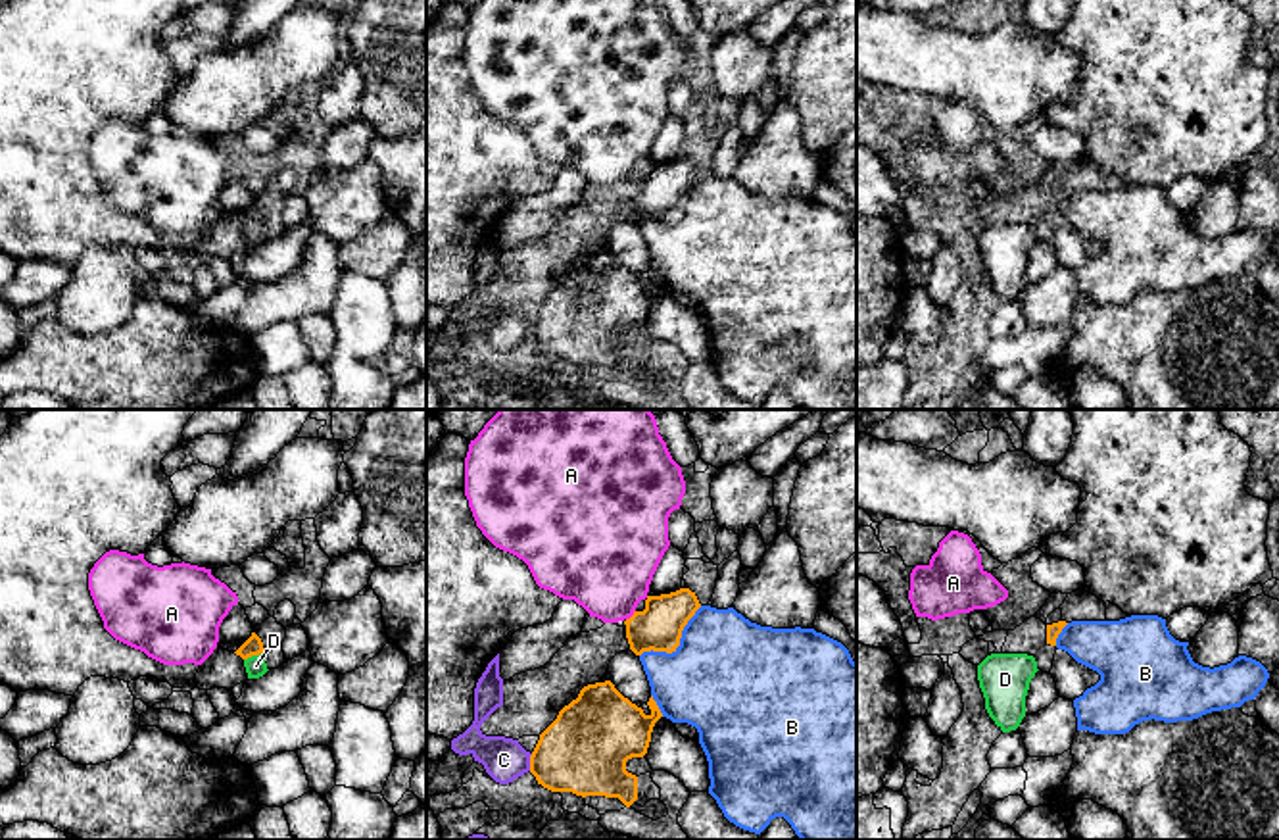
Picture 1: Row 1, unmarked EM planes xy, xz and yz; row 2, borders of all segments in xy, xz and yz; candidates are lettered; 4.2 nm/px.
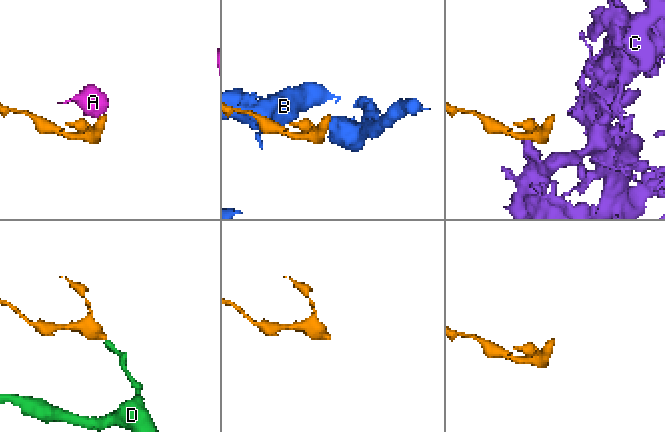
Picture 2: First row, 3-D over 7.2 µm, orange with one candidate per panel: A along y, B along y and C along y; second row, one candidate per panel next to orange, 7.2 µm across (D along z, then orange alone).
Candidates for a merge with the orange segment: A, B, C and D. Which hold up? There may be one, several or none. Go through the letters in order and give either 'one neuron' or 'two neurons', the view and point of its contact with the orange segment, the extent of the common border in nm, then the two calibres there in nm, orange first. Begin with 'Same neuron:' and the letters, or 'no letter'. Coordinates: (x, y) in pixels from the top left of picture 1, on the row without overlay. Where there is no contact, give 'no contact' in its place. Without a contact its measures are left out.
Same neuron: D
A: two neurons; meets orange in xz at (632, 185); contact 60 nm long; 190 nm thick on the orange side, 400 nm on the other
B: two neurons; meets orange in xz at (678, 214); contact 340 nm long; 190 nm thick on the orange side, 500 nm on the other
C: two neurons; meets orange in xz at (530, 331); contact 70 nm long; 360 nm thick on the orange side, 180 nm on the other
D: one neuron; meets orange in xy at (252, 223); contact 90 nm long; 80 nm thick on the orange side, 90 nm on the other

